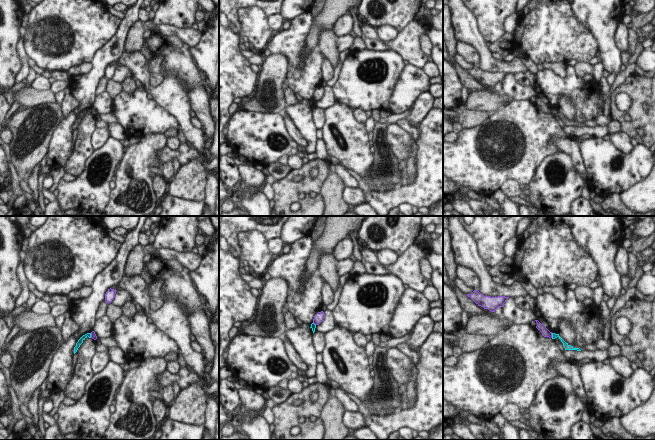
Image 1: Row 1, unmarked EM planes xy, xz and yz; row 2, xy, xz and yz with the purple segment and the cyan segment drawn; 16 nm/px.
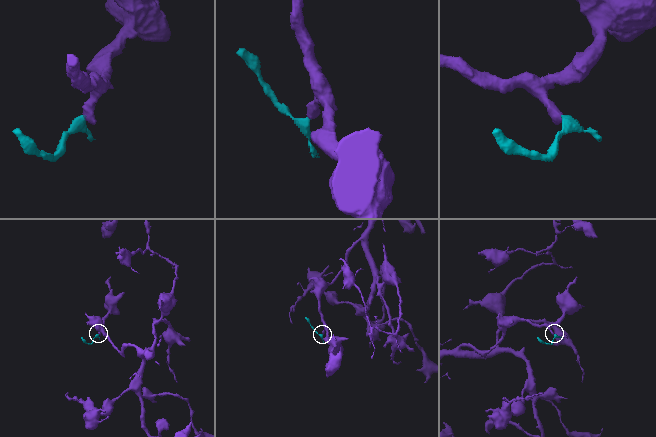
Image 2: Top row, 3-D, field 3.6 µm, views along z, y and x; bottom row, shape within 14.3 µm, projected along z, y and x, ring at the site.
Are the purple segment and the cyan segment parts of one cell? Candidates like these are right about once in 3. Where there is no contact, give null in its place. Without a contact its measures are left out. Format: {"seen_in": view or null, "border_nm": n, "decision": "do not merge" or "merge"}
{"seen_in": "yz", "border_nm": 80, "decision": "do not merge"}

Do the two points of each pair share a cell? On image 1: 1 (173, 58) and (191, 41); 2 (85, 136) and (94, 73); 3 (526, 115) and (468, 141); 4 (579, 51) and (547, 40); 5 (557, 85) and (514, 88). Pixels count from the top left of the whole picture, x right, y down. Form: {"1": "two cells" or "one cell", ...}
{"1": "two cells", "2": "two cells", "3": "one cell", "4": "one cell", "5": "two cells"}

